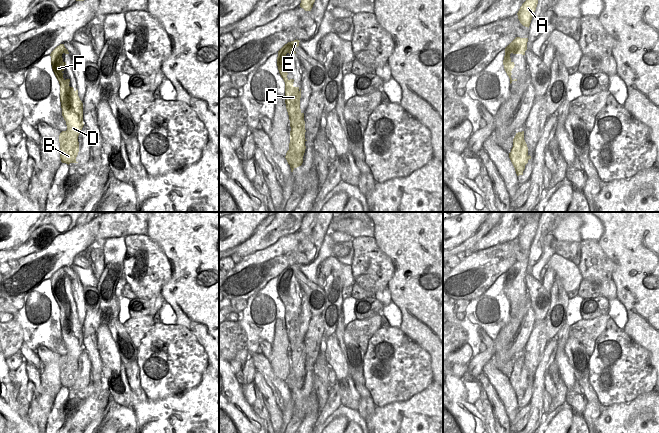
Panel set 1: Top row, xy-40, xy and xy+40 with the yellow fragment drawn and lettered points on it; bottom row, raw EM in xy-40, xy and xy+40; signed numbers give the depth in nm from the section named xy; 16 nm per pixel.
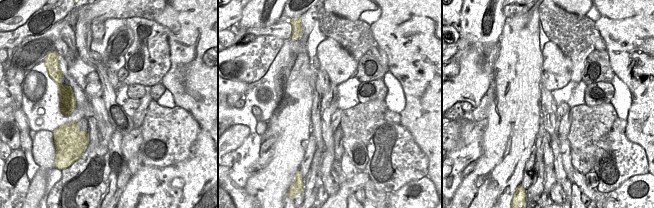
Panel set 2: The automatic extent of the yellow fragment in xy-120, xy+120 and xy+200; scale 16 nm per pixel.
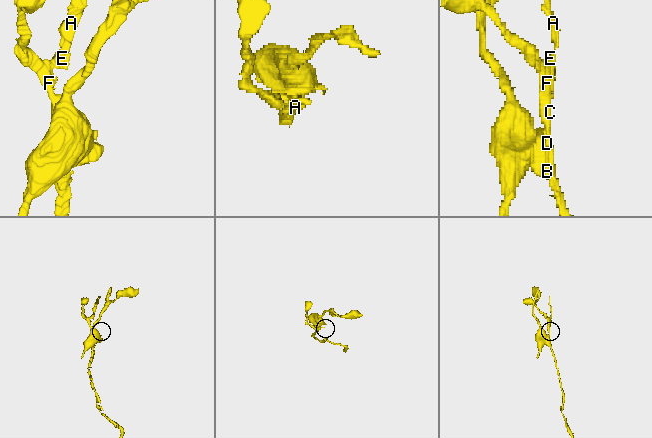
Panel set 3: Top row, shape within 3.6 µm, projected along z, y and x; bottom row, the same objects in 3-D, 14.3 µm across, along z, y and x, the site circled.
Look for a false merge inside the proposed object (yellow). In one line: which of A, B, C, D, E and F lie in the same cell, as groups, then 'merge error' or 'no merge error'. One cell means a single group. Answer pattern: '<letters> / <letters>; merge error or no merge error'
A C D E F / B; merge error

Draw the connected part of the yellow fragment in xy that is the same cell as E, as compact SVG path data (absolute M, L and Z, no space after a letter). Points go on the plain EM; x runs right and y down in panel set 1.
M294 264L285 268L279 275L277 281L277 290L281 301L285 306L285 328L289 339L290 351L292 355L292 368L295 371L294 384L300 384L305 377L305 345L304 337L300 333L301 313L294 311L294 303L287 302L287 295L291 288L287 285L286 278L296 278L295 272L299 270L299 264Z

